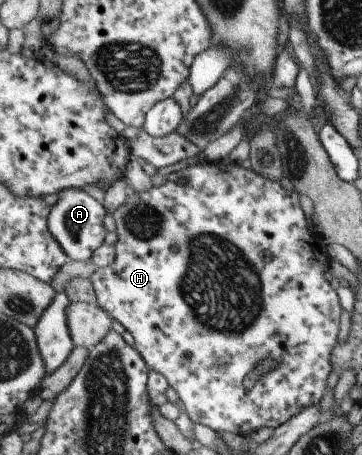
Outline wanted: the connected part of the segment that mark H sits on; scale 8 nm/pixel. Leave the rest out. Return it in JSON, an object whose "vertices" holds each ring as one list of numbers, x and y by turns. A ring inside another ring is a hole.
{"vertices":[[200,158,197,163,169,174,166,183,160,187,153,187,147,192,130,193,112,217,116,223,116,260,111,266,98,267,91,278,97,294,97,304,133,336,134,347,146,359,151,369,166,377,193,422,213,430,233,432,246,437,261,428,279,428,309,406,319,406,321,398,325,396,331,370,334,370,331,360,334,357,334,348,338,345,341,302,335,290,335,282,325,278,325,272,330,270,331,262,327,253,328,243,305,216,297,191,283,188,279,182,273,182,257,174,255,170,245,169,237,163,207,162],[181,178,185,179,184,186,177,184],[265,360,273,360,279,366,263,374,255,388,247,387,246,379,255,370,255,366]]}

